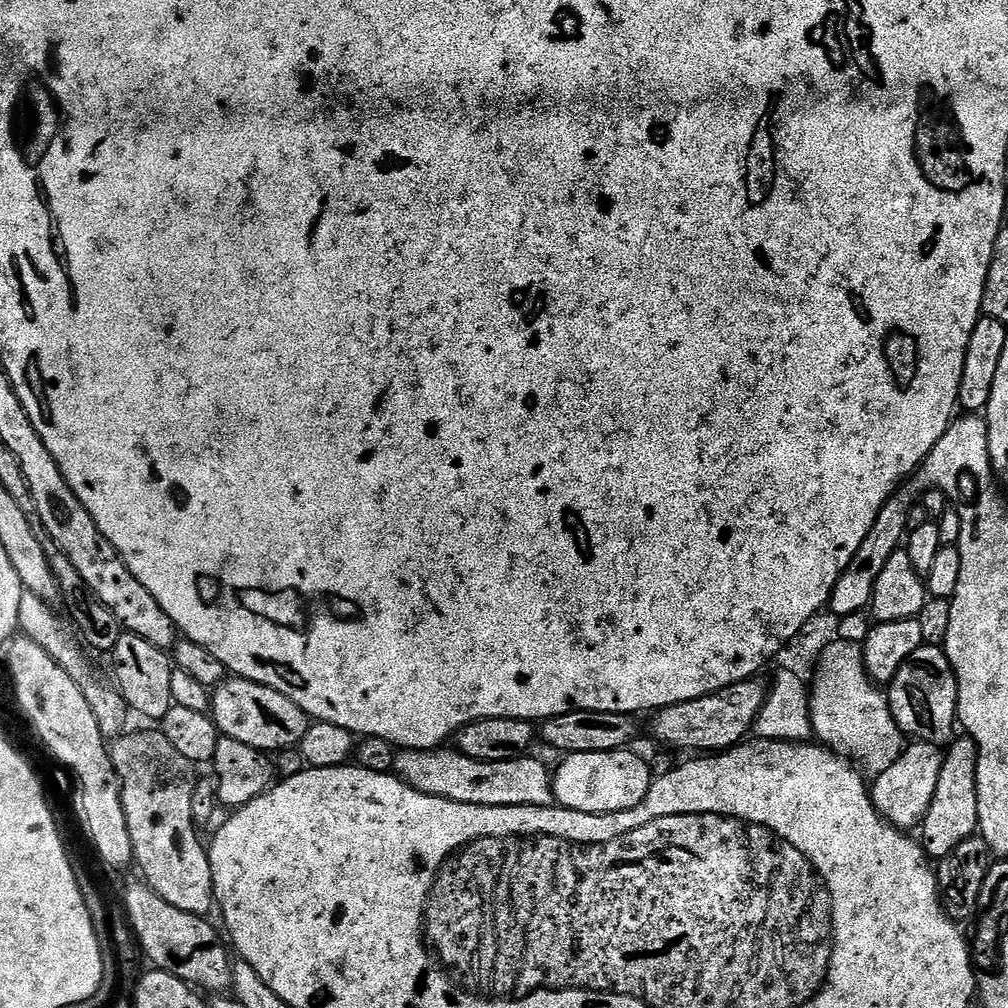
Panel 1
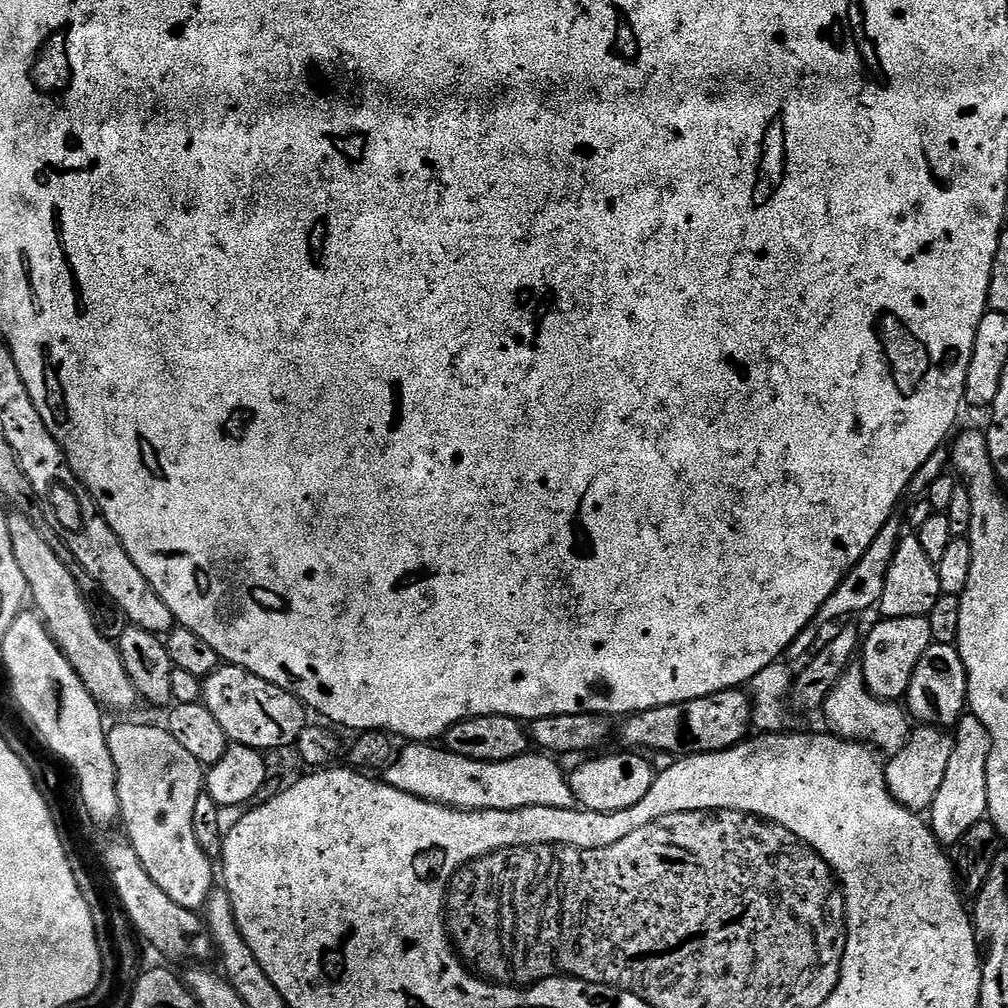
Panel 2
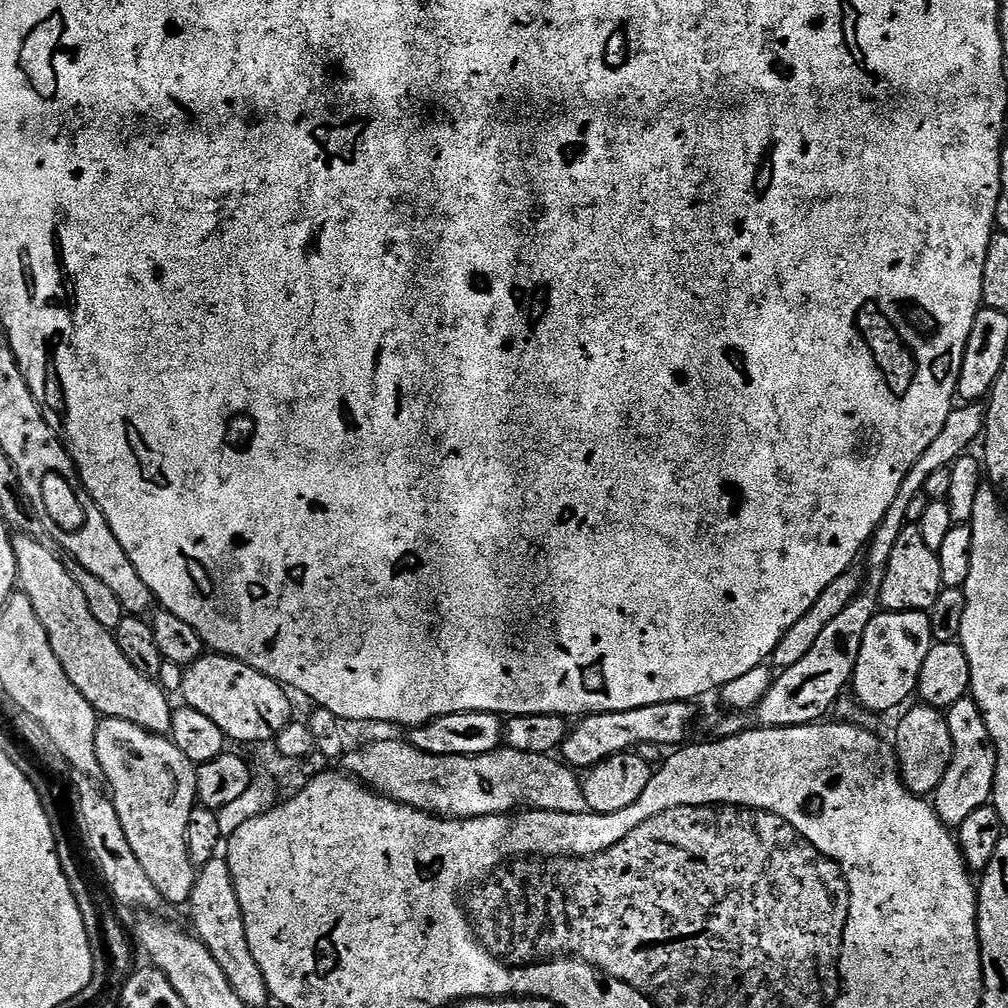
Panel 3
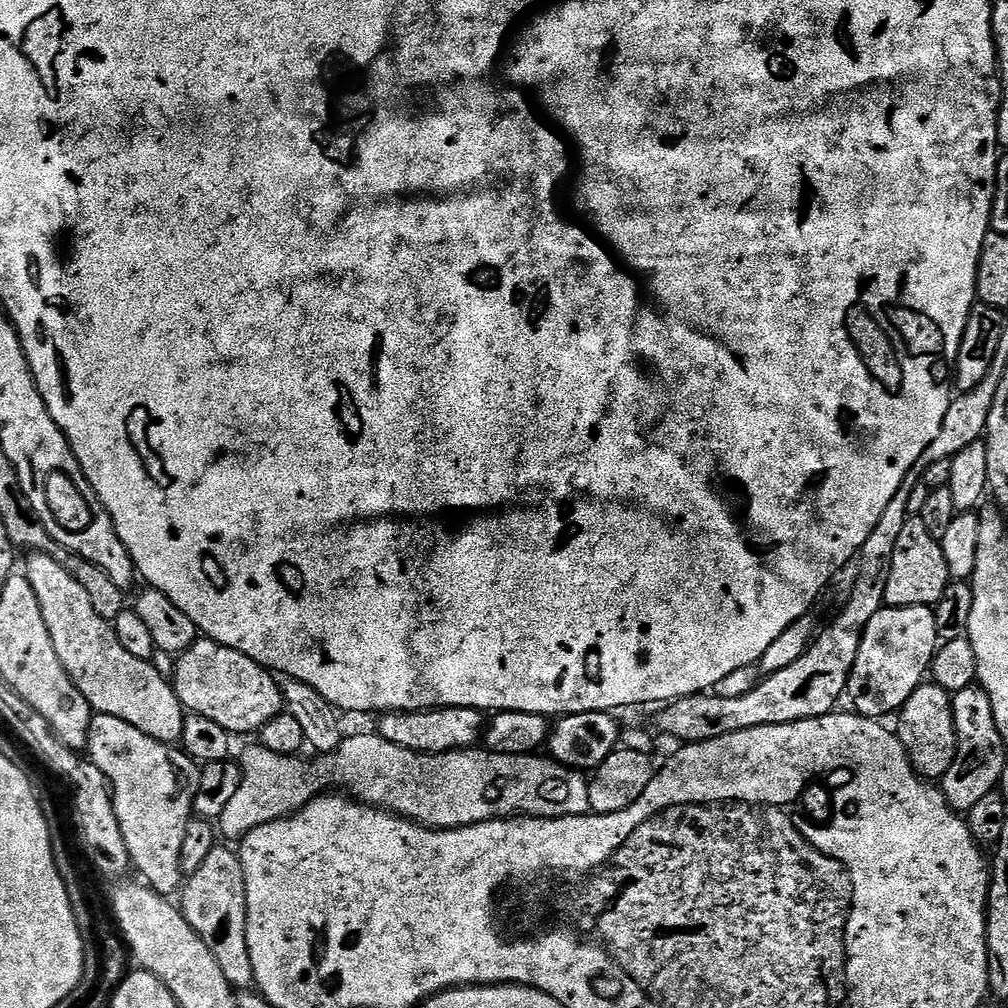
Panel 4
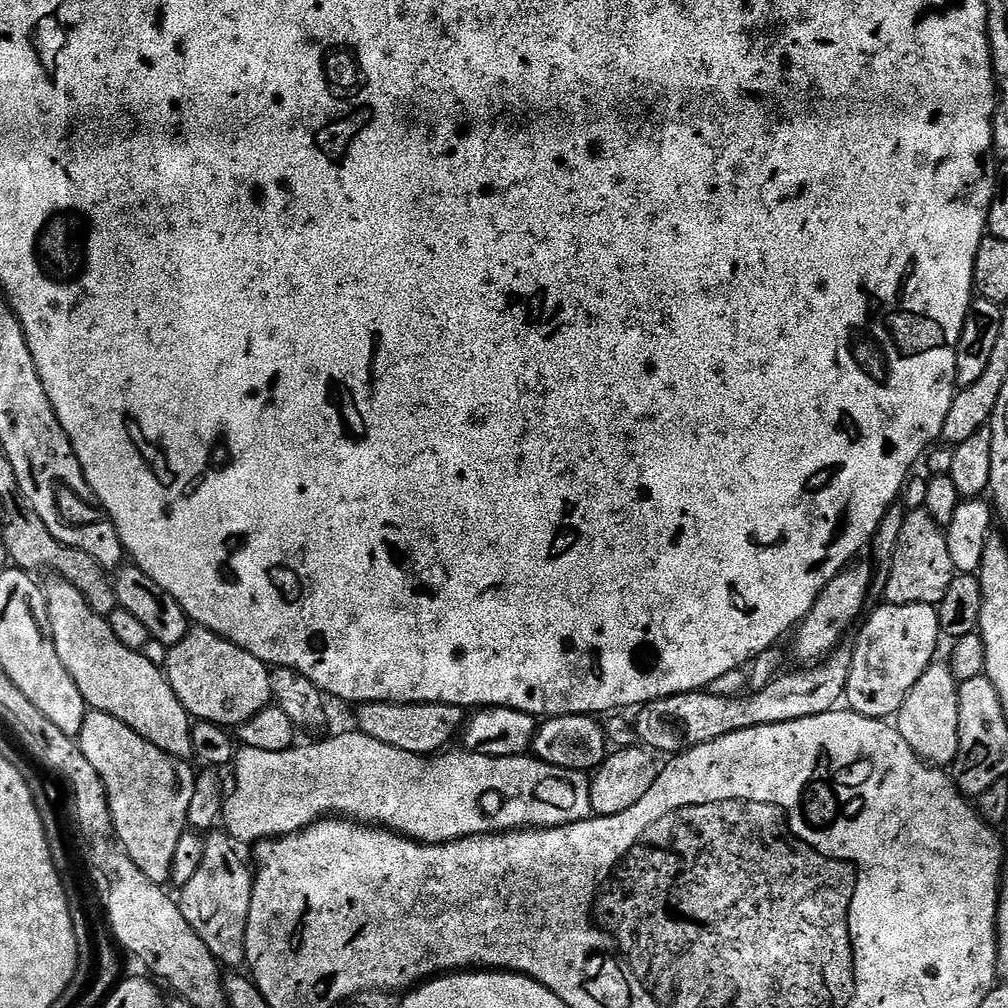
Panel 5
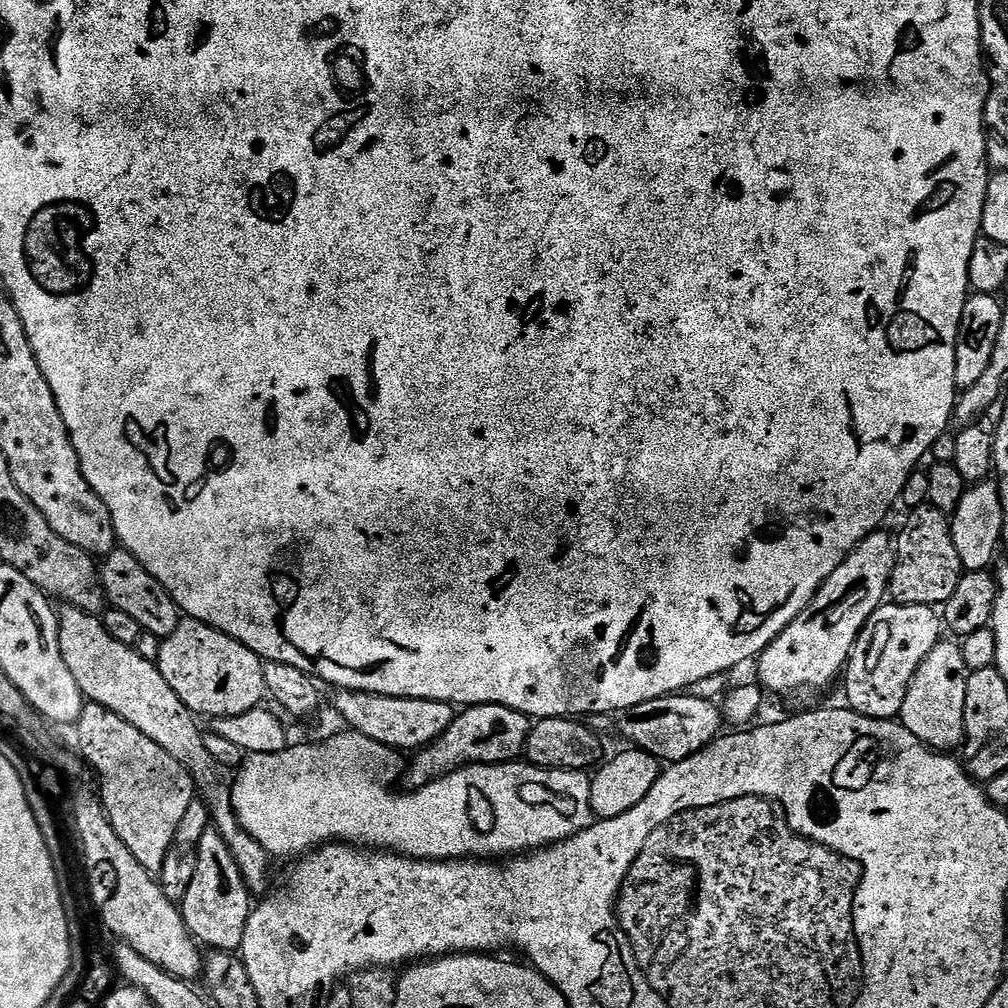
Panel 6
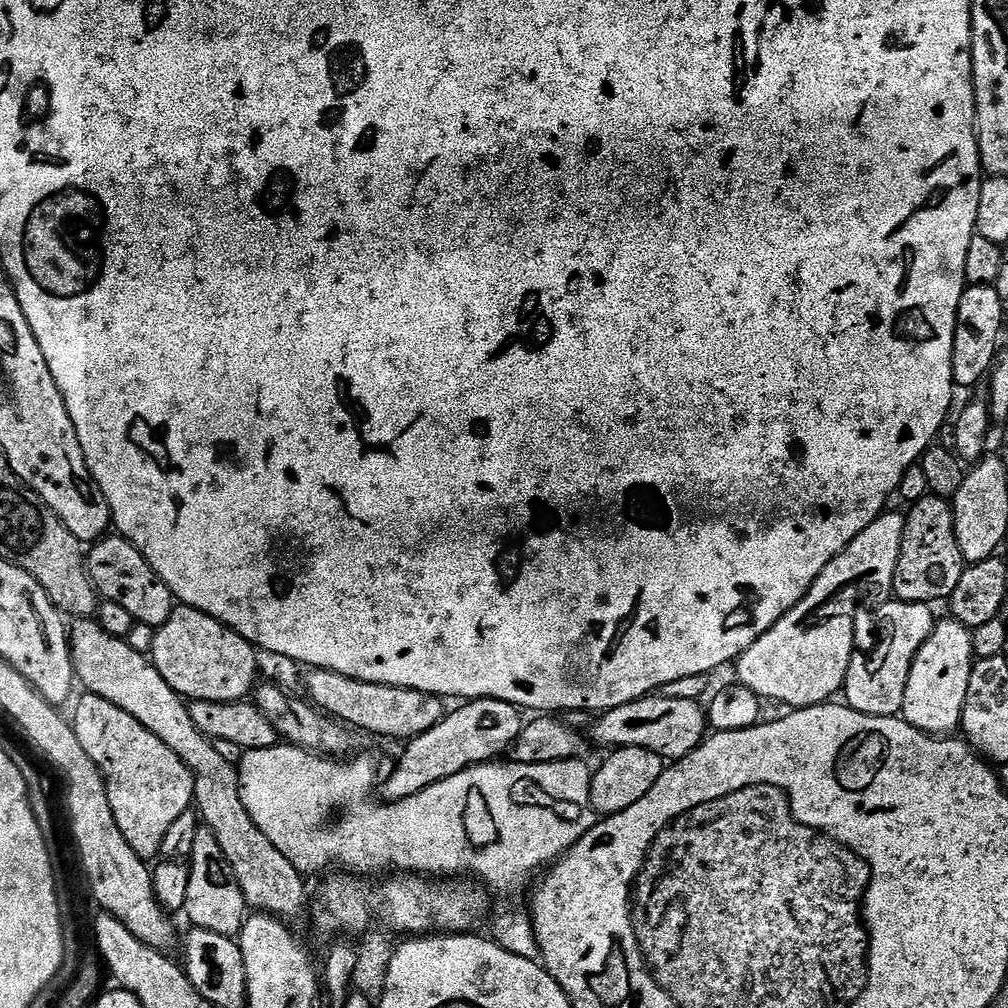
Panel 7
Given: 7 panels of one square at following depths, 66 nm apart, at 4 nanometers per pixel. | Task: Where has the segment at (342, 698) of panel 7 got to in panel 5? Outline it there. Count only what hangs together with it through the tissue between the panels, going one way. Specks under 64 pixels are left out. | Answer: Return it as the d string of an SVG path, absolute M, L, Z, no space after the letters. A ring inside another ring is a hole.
M370 702L355 709L355 727L378 742L386 742L396 752L409 752L419 756L440 754L466 723L465 709L453 704L391 704Z

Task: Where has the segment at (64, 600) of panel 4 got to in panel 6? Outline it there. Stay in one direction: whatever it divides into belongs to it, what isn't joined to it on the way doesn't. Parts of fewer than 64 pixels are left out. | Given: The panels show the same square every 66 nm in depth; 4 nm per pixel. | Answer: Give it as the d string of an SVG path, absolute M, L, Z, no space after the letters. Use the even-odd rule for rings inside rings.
M64 606L58 612L58 627L60 629L60 649L62 658L74 674L74 682L78 682L80 693L85 701L102 706L118 718L130 722L150 742L158 742L174 762L183 766L192 775L192 783L202 795L207 813L214 830L226 842L234 862L238 862L238 870L244 879L244 885L249 893L264 894L268 888L268 863L270 857L266 849L254 838L246 834L238 822L232 809L232 789L220 777L222 768L210 756L203 745L205 733L200 730L197 717L189 712L186 705L170 690L166 678L162 678L160 669L151 659L143 660L135 651L135 647L116 641L107 633L103 623L93 613L83 612L80 608Z

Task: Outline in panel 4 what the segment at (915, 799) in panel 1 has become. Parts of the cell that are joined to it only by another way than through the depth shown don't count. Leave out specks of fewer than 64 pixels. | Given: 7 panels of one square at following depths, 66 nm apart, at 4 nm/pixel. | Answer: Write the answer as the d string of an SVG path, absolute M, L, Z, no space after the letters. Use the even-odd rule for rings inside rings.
M935 682L920 684L900 708L898 719L898 735L902 746L908 752L912 771L929 782L943 781L946 770L950 770L956 757L956 727L950 693Z

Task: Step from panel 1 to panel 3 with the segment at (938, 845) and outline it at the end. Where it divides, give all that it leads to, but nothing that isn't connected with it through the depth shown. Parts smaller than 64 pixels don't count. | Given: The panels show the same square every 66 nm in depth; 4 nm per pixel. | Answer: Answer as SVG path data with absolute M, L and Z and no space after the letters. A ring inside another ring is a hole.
M965 698L954 702L954 706L947 709L946 719L952 739L952 761L946 770L946 778L942 778L942 782L936 787L934 807L940 821L956 830L974 810L987 805L992 799L996 747L975 700Z

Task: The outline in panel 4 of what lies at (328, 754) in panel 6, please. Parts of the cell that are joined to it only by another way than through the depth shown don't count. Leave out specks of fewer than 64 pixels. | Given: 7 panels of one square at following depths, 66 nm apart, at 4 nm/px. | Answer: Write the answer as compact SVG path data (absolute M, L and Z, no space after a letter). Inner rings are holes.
M373 734L366 737L350 737L343 739L341 744L331 755L317 755L313 764L303 764L299 755L279 756L272 753L270 749L265 748L262 743L255 742L238 757L240 765L240 784L232 791L232 796L226 802L226 806L222 809L218 819L218 832L221 837L224 836L233 842L239 841L250 830L254 830L258 826L262 826L266 822L274 822L282 820L285 816L290 816L294 812L305 808L315 796L327 793L331 784L352 784L351 795L355 799L371 804L378 808L383 808L389 812L395 812L397 816L405 817L409 820L415 820L418 824L423 824L425 828L465 828L471 824L481 824L487 820L498 820L501 818L512 818L517 814L522 816L583 816L590 809L590 794L588 793L588 780L585 773L580 770L564 768L551 758L545 758L540 754L530 756L511 756L510 754L498 754L497 752L489 752L480 746L473 746L455 752L443 752L442 754L426 754L425 752L415 752L414 750L406 750L402 746L394 746L394 742L386 742L386 738L382 738L379 734Z

